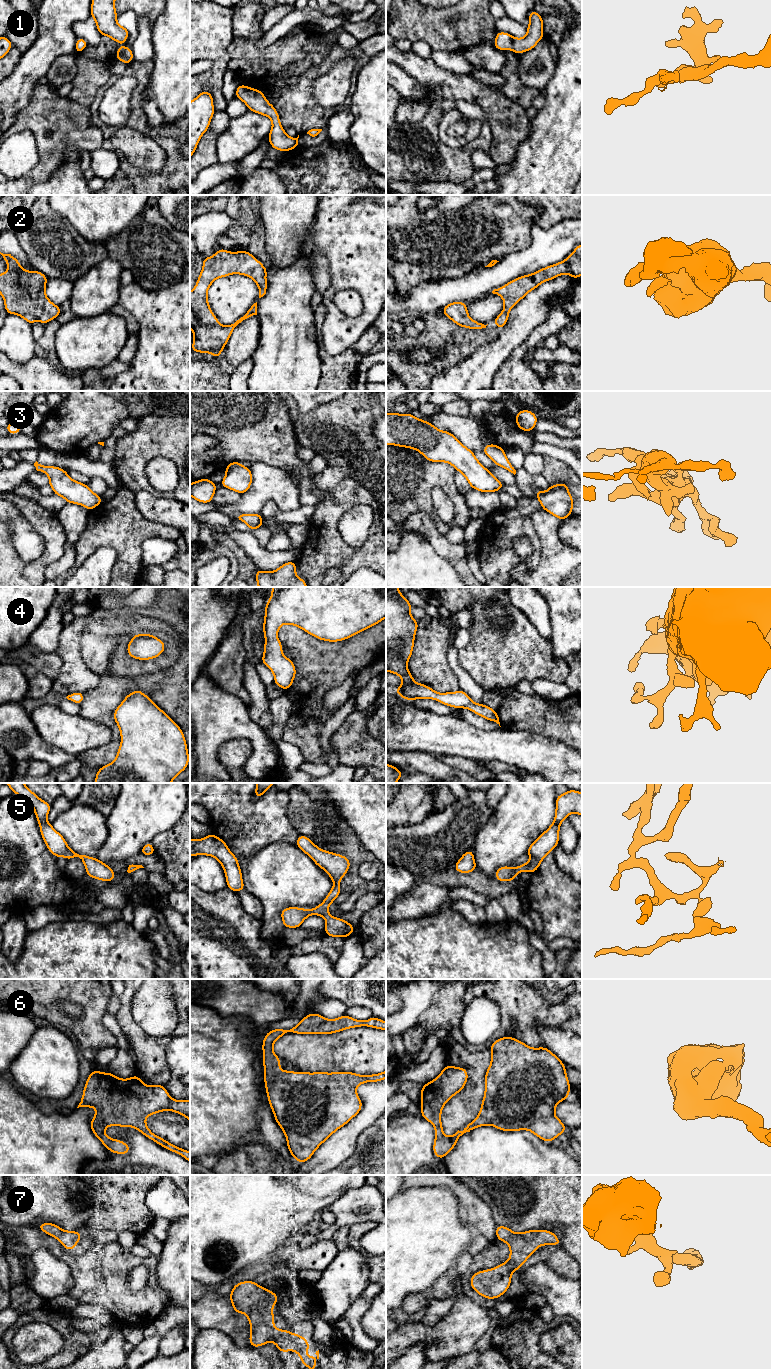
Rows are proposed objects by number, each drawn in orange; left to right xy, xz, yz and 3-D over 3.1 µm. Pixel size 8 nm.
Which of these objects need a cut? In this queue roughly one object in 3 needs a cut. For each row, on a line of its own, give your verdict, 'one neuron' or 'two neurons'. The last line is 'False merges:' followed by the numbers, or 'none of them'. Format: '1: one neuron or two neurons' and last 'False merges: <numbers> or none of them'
1: one neuron
2: one neuron
3: one neuron
4: one neuron
5: one neuron
6: one neuron
7: one neuron
False merges: none of them

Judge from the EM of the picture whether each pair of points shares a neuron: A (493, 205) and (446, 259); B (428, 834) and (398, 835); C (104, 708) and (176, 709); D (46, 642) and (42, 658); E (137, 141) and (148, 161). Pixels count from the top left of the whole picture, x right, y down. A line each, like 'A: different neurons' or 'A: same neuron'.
A: same neuron
B: same neuron
C: same neuron
D: different neurons
E: same neuron

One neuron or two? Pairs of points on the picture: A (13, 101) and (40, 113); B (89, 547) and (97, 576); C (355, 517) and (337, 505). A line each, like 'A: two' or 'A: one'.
A: two
B: two
C: two

